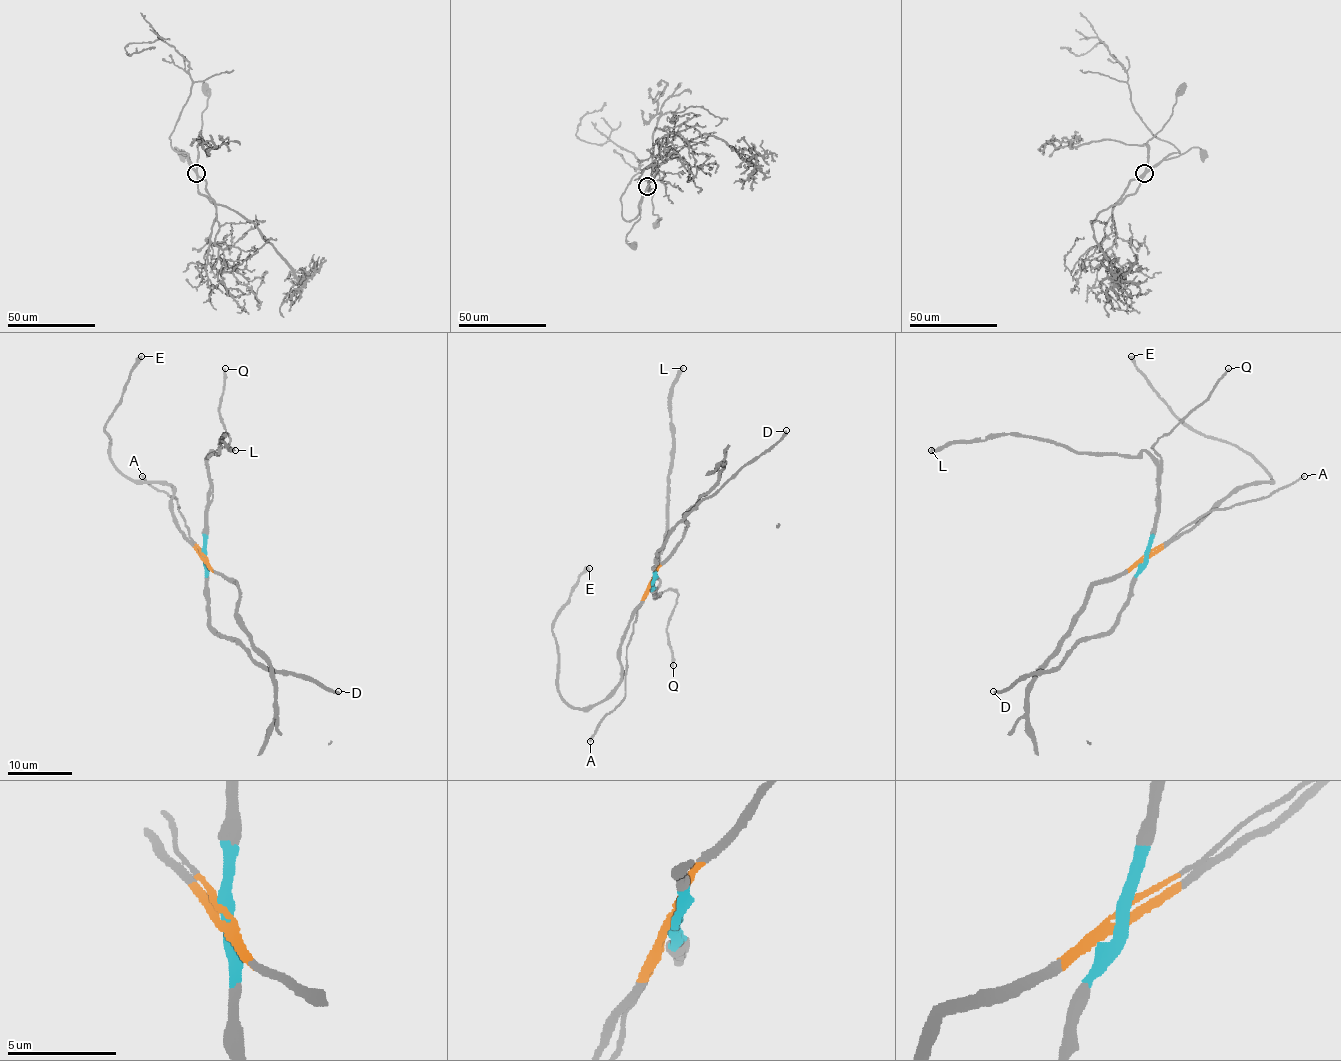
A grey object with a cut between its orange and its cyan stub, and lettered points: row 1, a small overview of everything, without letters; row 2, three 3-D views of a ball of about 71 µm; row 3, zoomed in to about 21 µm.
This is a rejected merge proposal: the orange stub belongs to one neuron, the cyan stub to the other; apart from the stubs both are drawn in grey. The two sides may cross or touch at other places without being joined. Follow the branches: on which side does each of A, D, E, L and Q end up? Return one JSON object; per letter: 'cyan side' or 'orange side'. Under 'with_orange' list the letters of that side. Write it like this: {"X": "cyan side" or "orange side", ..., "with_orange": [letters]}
{"A": "orange side", "D": "cyan side", "E": "orange side", "L": "cyan side", "Q": "cyan side", "with_orange": ["A", "E"]}

